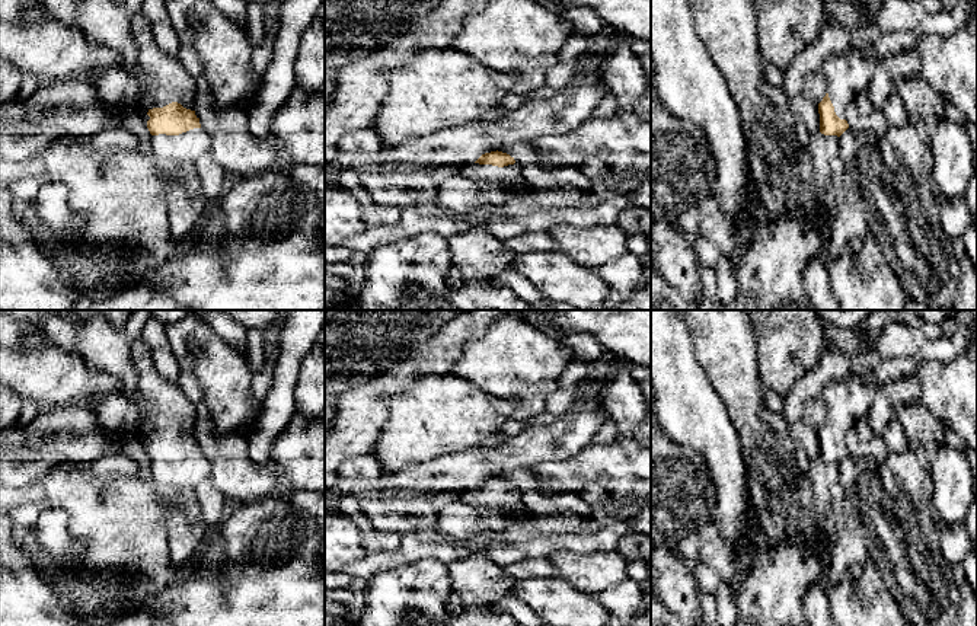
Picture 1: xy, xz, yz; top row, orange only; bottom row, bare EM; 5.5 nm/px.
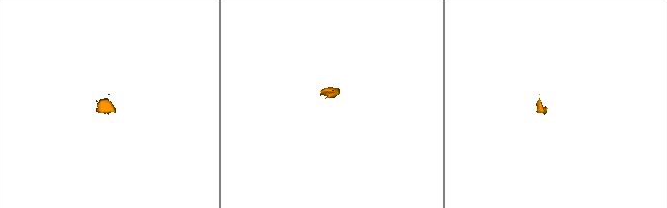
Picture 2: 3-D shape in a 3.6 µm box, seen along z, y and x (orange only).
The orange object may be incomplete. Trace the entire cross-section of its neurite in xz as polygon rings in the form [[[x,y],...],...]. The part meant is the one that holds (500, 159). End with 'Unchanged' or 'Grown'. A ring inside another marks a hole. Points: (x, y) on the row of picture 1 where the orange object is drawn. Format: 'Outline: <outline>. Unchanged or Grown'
Outline: [[[498,150],[485,153],[475,163],[462,166],[462,173],[467,179],[504,182],[508,186],[523,179],[521,165],[518,165],[510,154]]]. Grown

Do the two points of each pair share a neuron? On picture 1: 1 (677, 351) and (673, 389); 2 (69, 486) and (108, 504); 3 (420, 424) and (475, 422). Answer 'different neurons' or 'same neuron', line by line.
1: same neuron
2: same neuron
3: same neuron

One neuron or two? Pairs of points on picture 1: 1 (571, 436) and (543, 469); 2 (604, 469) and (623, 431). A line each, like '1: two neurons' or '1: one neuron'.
1: two neurons
2: two neurons

